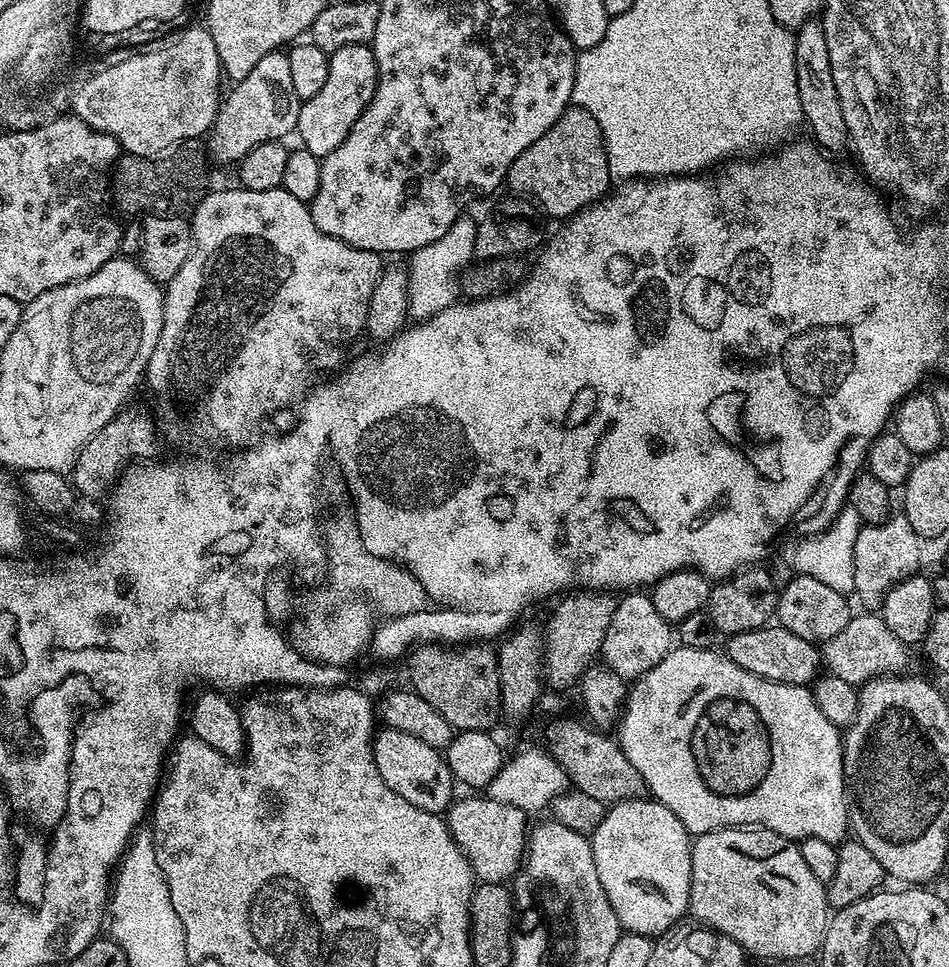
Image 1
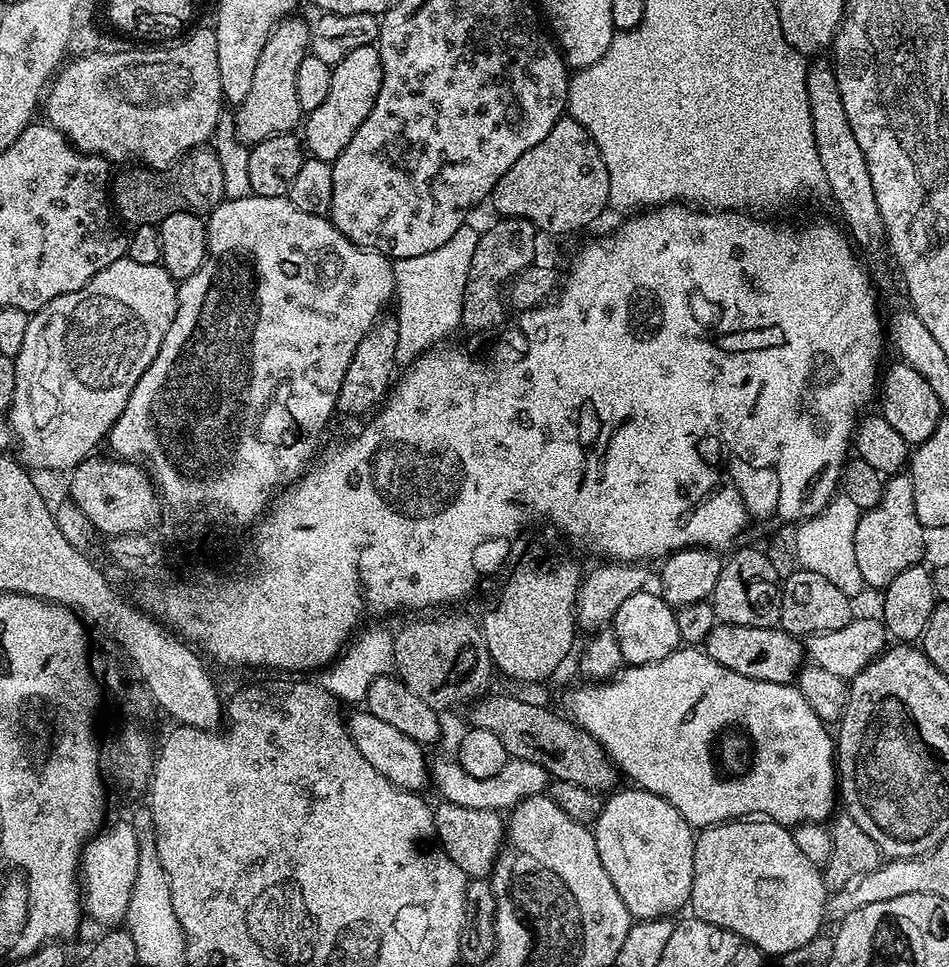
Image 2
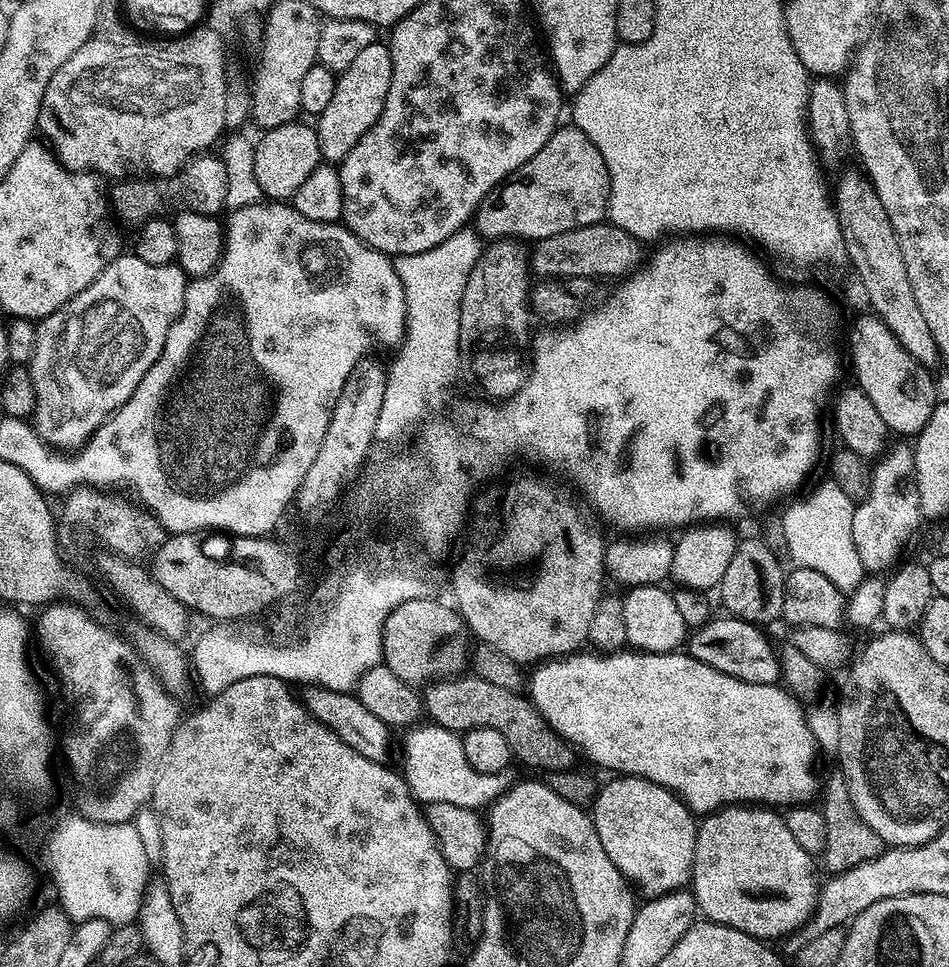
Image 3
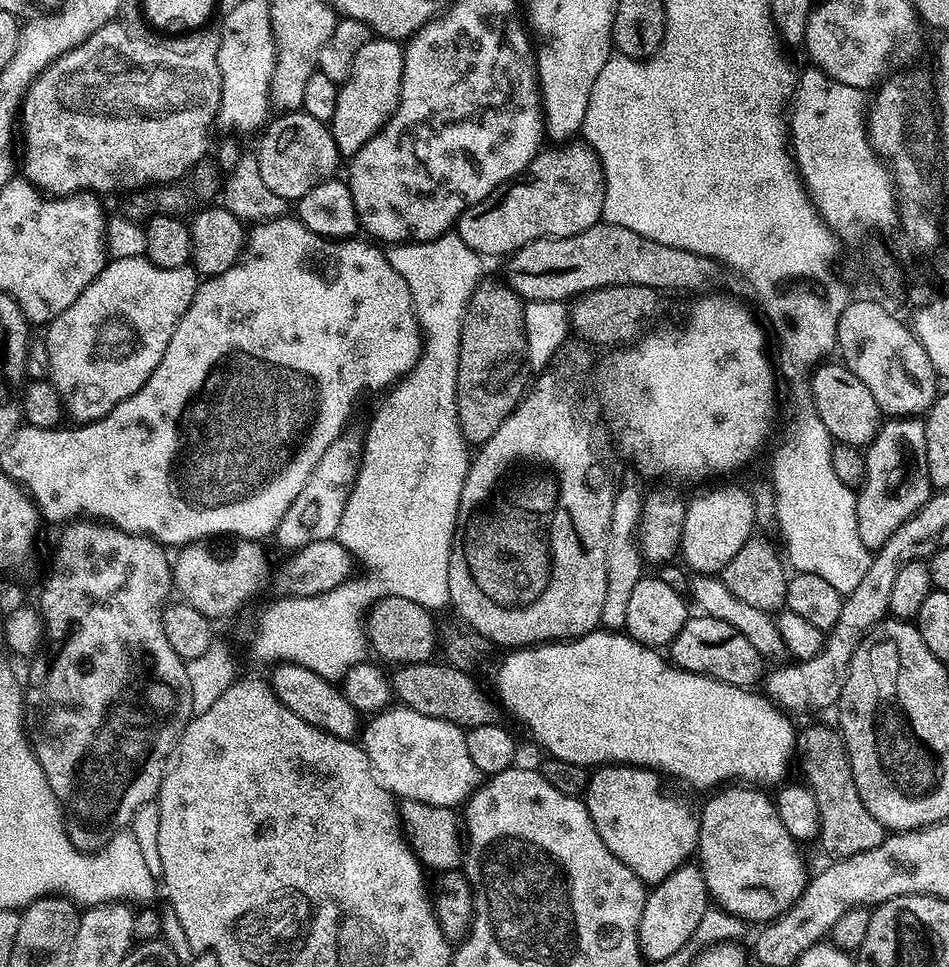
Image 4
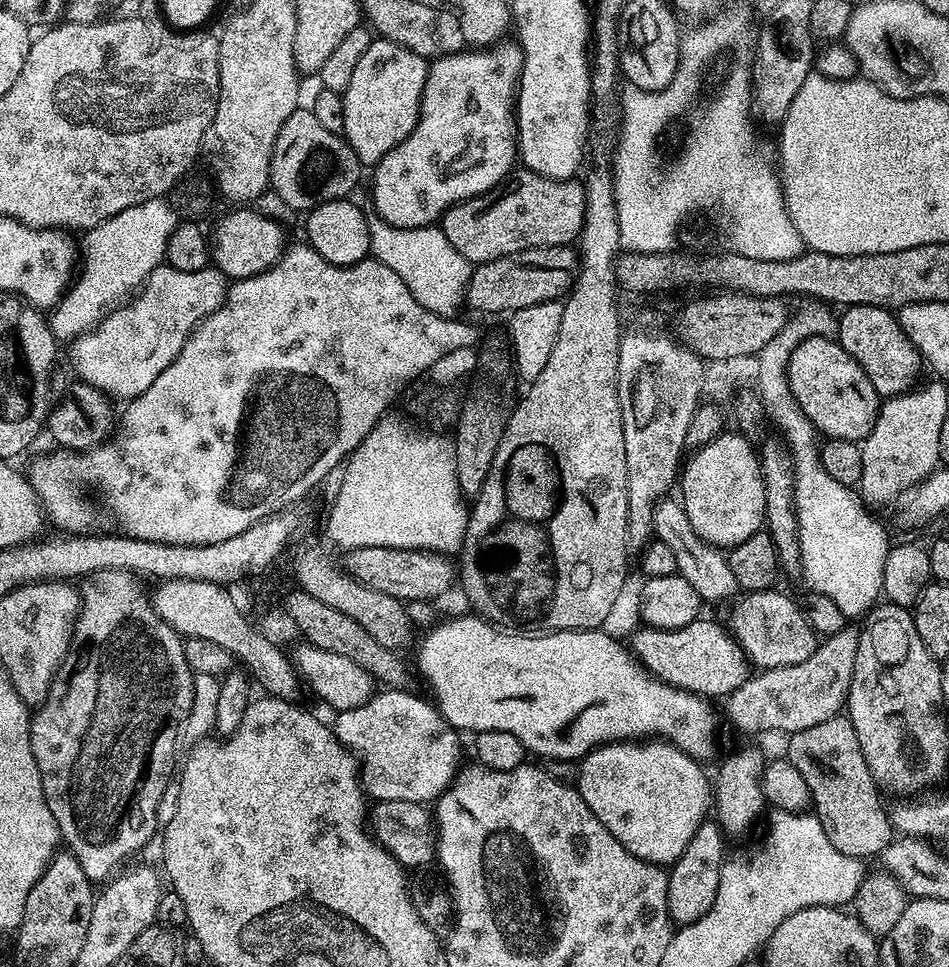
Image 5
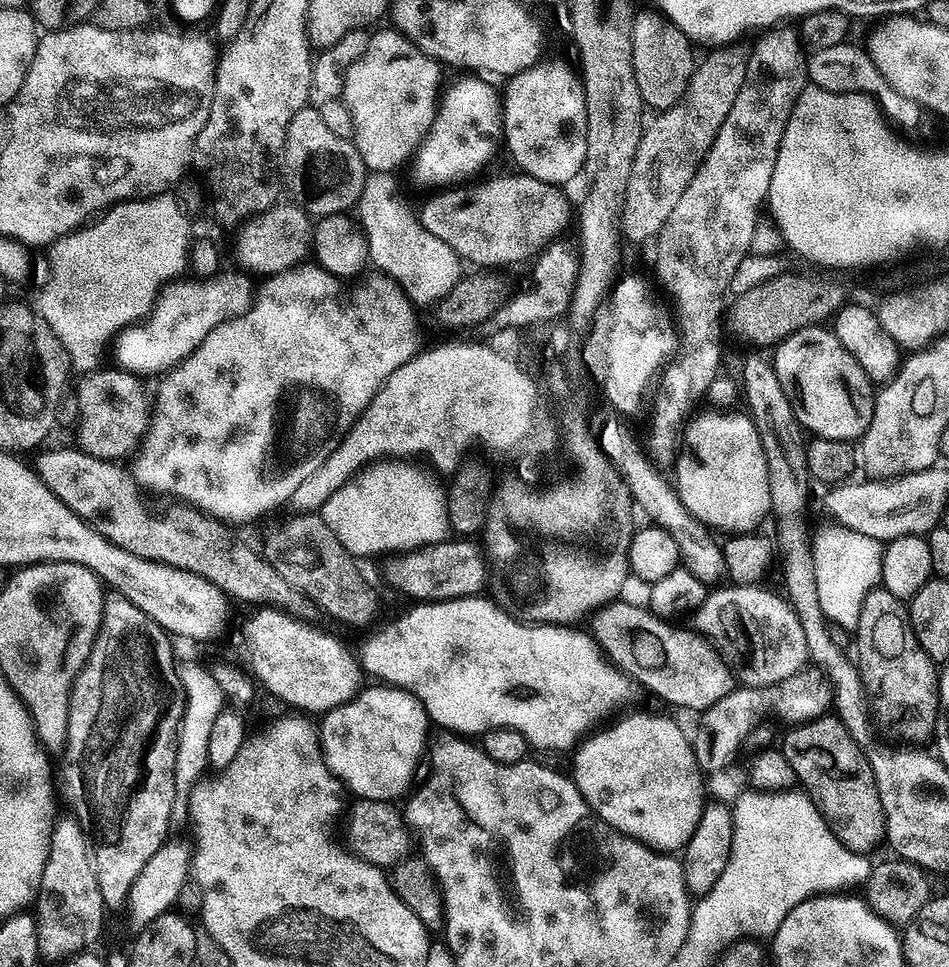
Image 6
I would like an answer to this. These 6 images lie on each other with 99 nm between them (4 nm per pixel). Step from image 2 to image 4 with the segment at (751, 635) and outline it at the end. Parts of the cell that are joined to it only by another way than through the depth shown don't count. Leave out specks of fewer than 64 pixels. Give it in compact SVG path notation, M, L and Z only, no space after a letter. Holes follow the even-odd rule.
M703 614L693 615L684 623L682 630L678 630L678 634L673 638L670 651L672 651L671 663L676 667L685 668L688 672L697 672L739 688L751 689L759 680L761 683L766 672L765 658L760 656L749 639L744 638L729 623Z

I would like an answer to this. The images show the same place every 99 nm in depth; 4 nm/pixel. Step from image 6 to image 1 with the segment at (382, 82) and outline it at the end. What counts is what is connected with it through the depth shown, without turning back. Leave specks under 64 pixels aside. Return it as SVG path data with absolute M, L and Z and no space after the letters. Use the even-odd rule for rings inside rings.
M369 45L342 46L342 50L329 55L328 65L330 74L326 74L322 90L318 90L314 98L301 103L296 123L299 143L310 150L310 154L321 158L329 156L338 146L342 146L346 134L350 134L354 122L358 122L362 110L366 110L370 98L374 98L378 83L378 66Z

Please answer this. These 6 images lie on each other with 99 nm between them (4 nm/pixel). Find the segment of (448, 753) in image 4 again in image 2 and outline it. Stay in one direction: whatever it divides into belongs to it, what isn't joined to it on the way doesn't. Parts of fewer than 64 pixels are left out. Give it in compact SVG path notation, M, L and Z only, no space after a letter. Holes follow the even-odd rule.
M454 759L440 760L431 765L430 780L436 788L441 792L443 799L449 804L457 804L458 806L470 806L474 810L511 810L517 804L521 804L526 798L531 796L539 796L549 787L550 777L548 771L542 766L538 766L538 762L530 762L529 760L508 759L506 766L502 766L502 770L498 770L498 774L494 774L494 778L470 778L470 774L466 774L466 770L462 770L462 766Z

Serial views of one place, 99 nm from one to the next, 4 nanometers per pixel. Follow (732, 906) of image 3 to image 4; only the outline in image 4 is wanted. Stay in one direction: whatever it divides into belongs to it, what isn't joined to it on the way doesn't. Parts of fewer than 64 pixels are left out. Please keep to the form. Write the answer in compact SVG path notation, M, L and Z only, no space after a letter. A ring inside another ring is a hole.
M736 782L709 795L713 796L698 812L698 865L704 871L708 895L720 903L717 905L744 918L753 916L759 922L771 922L803 894L808 876L796 853L797 841L786 834L773 797L764 792Z

